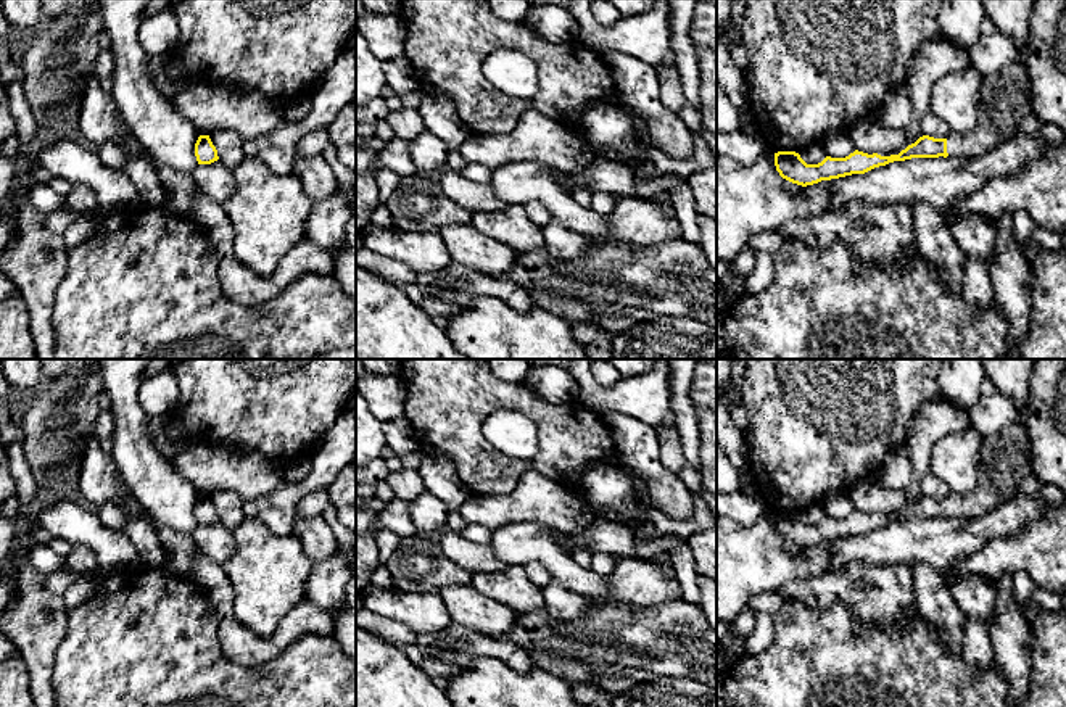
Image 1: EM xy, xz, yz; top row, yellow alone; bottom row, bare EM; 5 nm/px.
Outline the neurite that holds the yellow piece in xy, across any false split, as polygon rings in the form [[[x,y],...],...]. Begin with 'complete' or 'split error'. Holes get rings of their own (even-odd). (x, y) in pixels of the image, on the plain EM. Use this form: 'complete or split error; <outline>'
split error; [[[188,443],[172,459],[172,465],[201,493],[195,504],[198,525],[211,525],[219,520],[209,499],[214,491],[232,491],[246,501],[266,496],[285,482],[282,464],[245,446]]]

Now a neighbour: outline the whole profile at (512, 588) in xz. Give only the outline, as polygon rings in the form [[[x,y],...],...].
[[[509,565],[502,572],[475,572],[470,586],[517,615],[543,607],[541,588],[525,573],[522,565]]]

